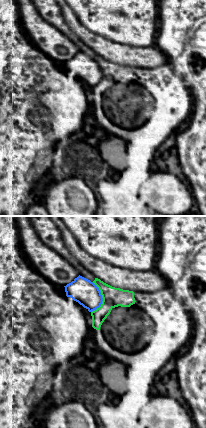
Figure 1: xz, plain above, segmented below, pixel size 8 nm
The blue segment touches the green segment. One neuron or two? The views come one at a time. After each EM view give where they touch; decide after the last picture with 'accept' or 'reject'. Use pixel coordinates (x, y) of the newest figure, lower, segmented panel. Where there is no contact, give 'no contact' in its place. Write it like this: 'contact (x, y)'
contact (102, 298)

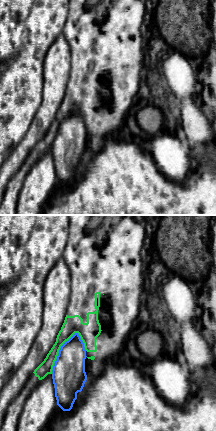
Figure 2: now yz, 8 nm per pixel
contact (59, 352)

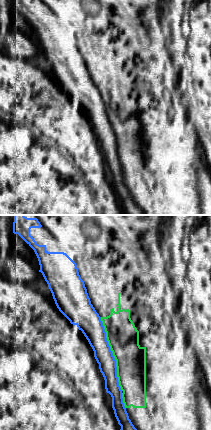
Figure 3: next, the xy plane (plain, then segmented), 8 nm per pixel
contact (112, 354)

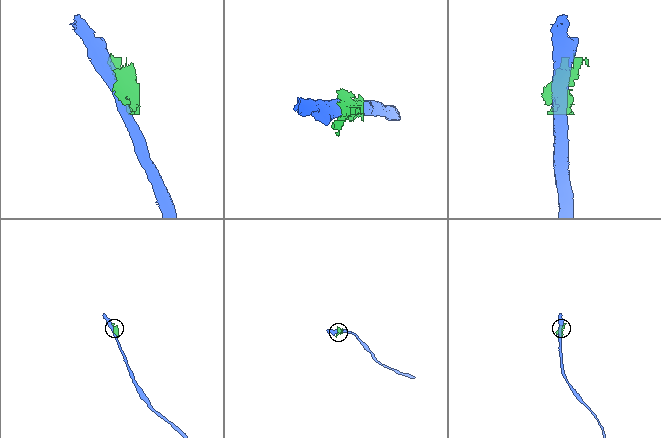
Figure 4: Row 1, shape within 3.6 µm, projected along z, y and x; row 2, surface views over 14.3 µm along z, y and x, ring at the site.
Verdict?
reject

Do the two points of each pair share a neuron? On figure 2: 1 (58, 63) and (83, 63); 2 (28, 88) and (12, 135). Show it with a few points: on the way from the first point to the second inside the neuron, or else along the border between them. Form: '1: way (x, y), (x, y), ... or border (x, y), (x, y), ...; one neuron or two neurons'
1: border (68, 40), (69, 79), (66, 86); two neurons
2: way (16, 100), (12, 104), (12, 123); one neuron

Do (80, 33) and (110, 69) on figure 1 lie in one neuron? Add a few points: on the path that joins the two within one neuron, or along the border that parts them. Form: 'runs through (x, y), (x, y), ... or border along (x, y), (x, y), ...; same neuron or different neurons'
border along (96, 53), (118, 64); different neurons

